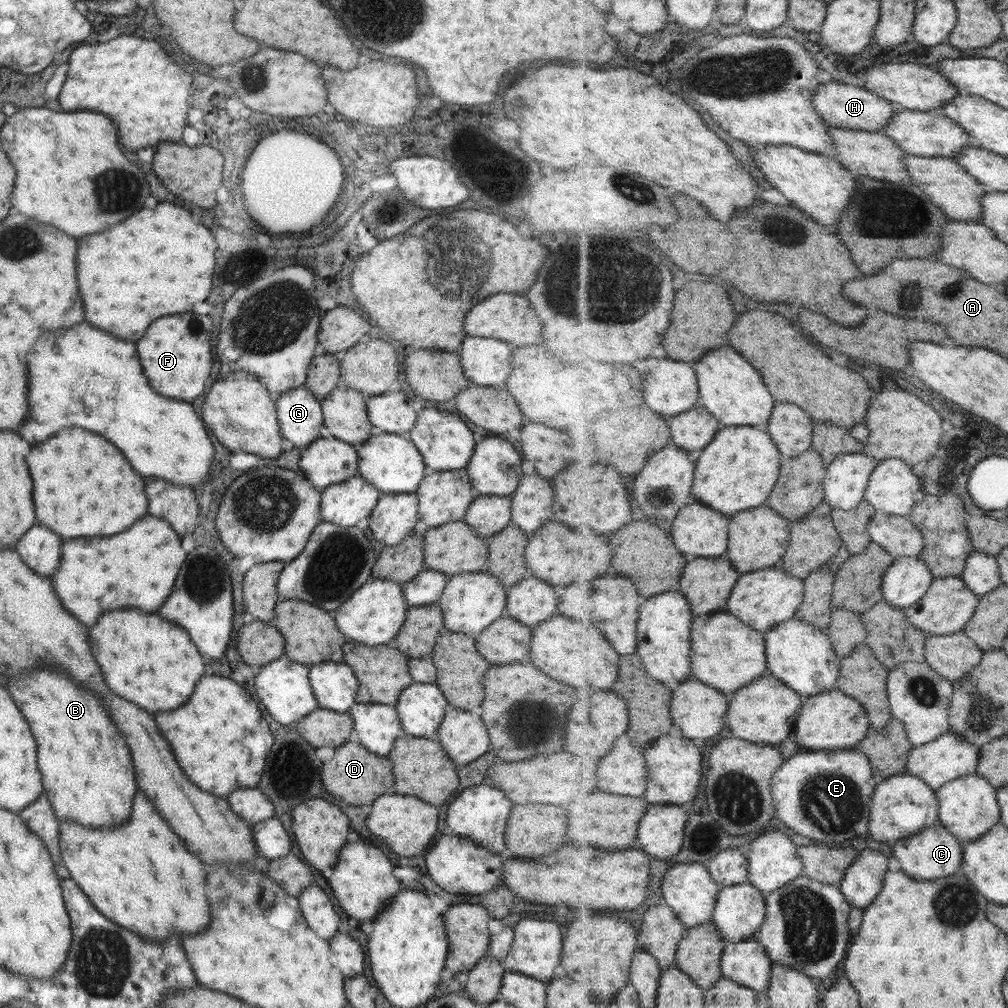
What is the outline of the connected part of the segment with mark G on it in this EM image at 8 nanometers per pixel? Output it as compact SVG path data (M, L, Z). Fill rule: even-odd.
M304 386L293 387L274 402L280 436L303 450L324 434L320 402Z

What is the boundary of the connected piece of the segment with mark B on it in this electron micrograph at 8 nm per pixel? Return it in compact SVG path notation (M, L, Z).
M31 668L15 682L17 702L37 742L42 790L61 821L111 828L129 816L135 792L133 764L123 736L115 730L103 700L55 668Z

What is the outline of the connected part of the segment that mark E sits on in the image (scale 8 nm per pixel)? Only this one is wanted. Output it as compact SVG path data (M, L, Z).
M858 748L852 749L819 749L807 754L799 752L789 757L787 762L777 769L772 778L772 795L778 810L775 818L791 828L794 832L806 836L813 841L824 844L835 844L853 840L857 836L869 834L869 818L873 804L873 790L879 780L873 774L872 761Z

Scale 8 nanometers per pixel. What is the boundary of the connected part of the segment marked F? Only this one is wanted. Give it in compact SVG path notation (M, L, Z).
M191 312L161 316L153 320L153 324L149 324L149 328L137 340L135 348L137 348L141 368L147 376L149 386L157 394L181 402L189 402L203 392L211 368L211 344L209 344L209 336L199 326L203 324L195 322Z

